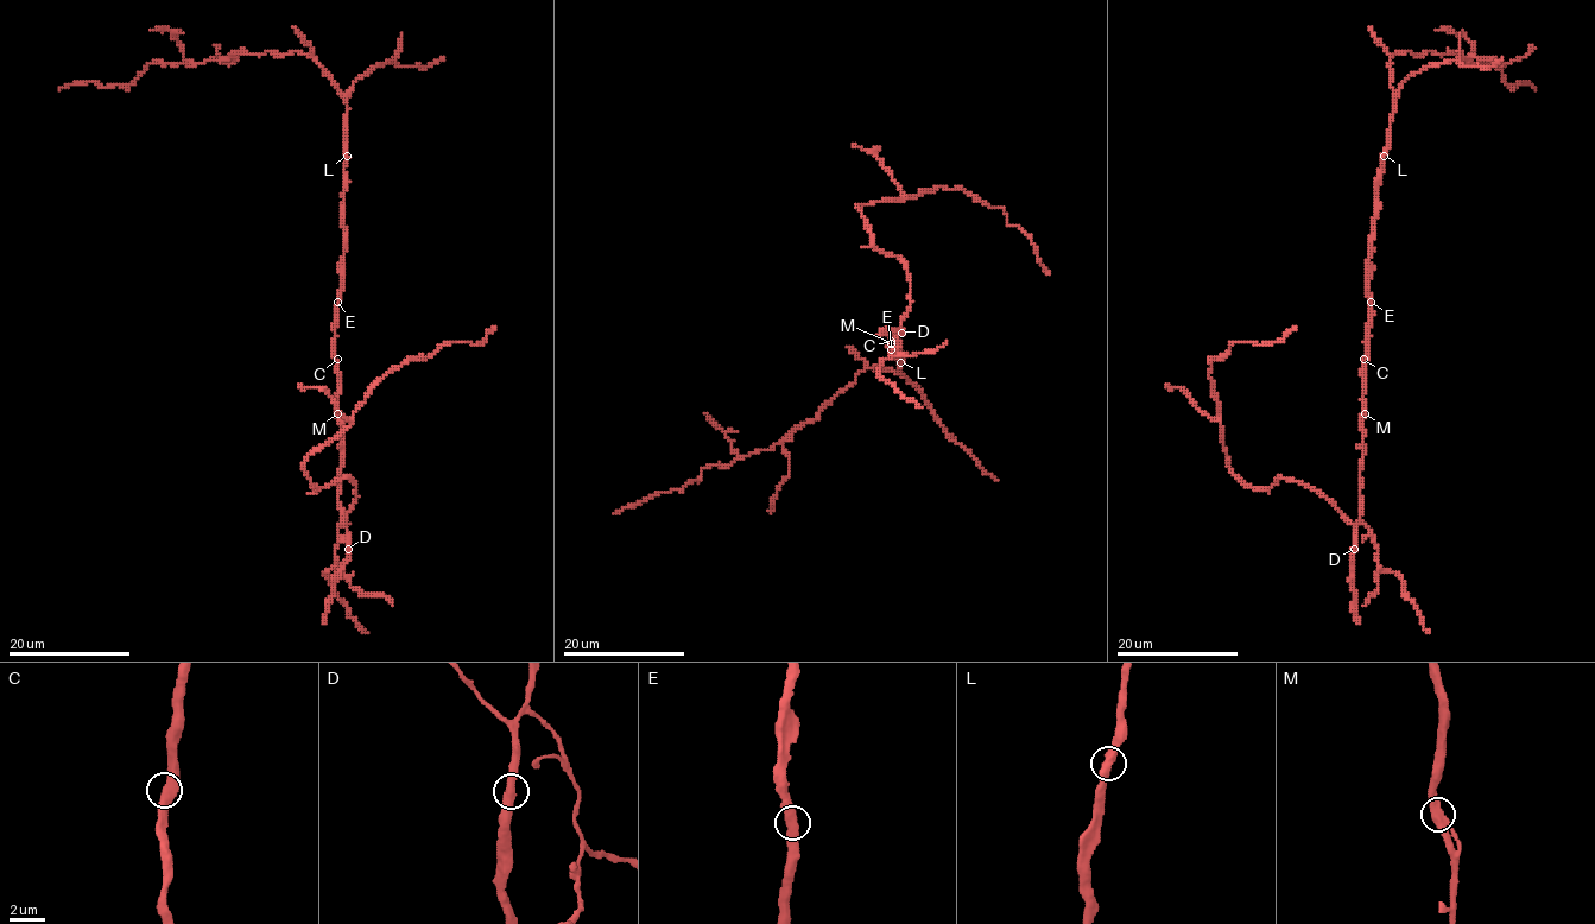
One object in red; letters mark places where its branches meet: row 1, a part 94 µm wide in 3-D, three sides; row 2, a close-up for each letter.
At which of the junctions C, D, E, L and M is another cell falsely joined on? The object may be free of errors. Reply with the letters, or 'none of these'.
none of these

